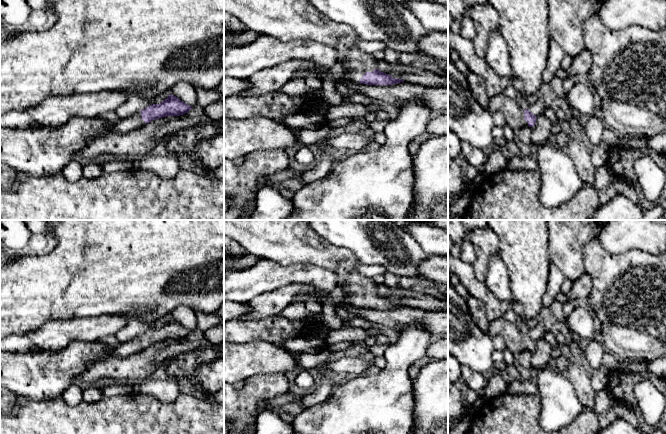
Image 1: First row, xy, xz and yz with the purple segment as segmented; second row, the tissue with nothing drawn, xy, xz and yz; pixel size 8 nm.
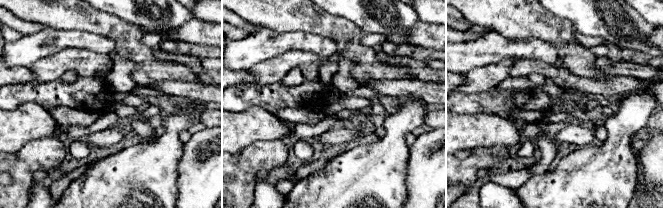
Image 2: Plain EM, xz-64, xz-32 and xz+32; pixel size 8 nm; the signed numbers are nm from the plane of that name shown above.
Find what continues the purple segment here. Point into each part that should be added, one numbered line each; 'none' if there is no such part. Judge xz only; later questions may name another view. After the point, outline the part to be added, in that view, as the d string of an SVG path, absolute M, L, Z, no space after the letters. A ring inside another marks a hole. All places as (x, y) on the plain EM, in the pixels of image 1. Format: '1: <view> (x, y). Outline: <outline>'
1: xz (287, 242). Outline: M224 220L224 236L236 241L248 254L278 264L314 265L330 270L337 276L337 285L350 297L351 305L359 307L366 296L377 293L372 278L358 271L360 262L352 251L335 247L319 236L306 220Z

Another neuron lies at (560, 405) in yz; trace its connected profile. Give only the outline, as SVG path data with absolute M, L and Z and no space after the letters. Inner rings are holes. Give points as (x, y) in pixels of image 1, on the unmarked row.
M550 368L541 369L536 385L541 400L538 423L544 431L557 432L565 428L583 411L584 407L565 374Z

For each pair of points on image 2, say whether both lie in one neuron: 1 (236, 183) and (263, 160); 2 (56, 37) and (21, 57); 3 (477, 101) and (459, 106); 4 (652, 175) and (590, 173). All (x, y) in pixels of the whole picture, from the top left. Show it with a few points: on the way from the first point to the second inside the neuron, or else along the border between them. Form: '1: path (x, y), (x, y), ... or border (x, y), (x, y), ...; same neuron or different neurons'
1: path (243, 176), (256, 163); same neuron
2: path (47, 42), (30, 49); same neuron
3: path (473, 103), (463, 103); same neuron
4: border (638, 174), (636, 190); different neurons

